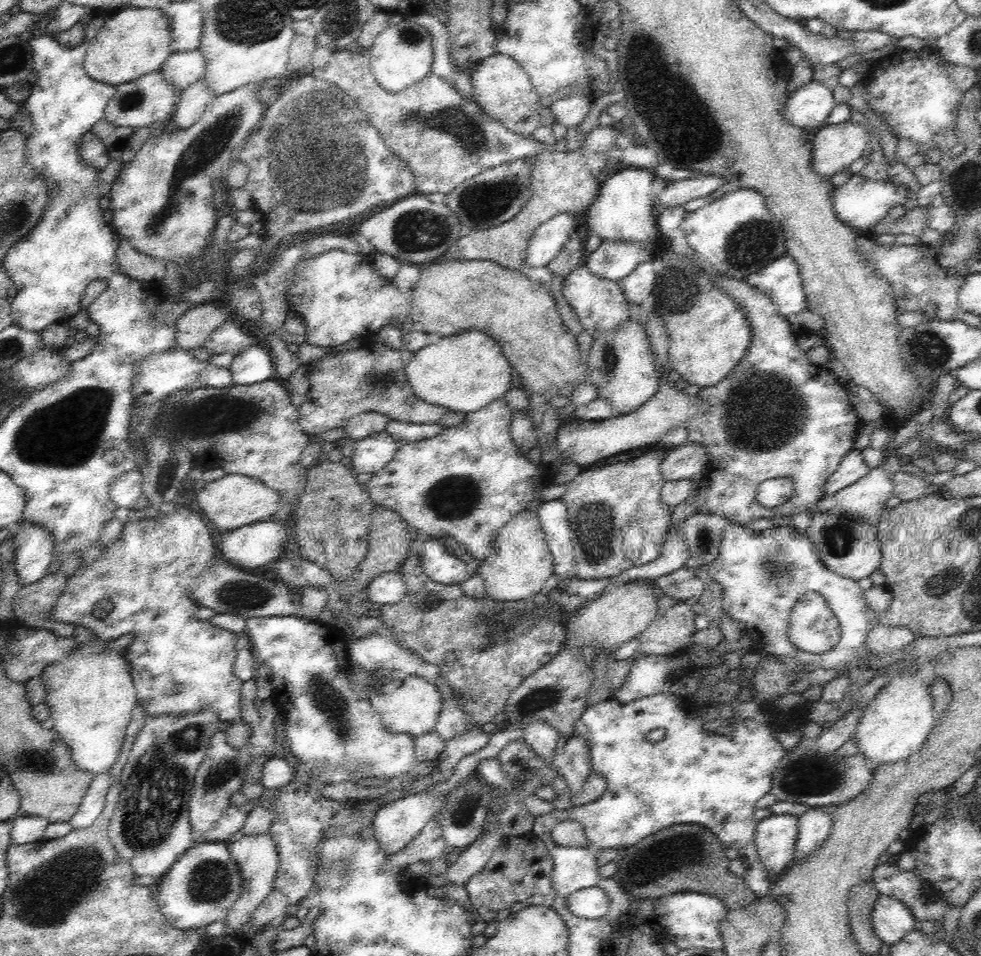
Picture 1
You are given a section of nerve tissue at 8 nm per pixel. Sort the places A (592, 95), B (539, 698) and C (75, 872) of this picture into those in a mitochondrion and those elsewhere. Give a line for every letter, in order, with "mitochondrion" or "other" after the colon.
A: other
B: mitochondrion
C: mitochondrion

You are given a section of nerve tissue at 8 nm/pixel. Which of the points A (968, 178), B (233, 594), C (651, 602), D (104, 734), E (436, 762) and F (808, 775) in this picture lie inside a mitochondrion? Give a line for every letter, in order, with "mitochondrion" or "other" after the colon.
A: mitochondrion
B: mitochondrion
C: other
D: other
E: other
F: mitochondrion

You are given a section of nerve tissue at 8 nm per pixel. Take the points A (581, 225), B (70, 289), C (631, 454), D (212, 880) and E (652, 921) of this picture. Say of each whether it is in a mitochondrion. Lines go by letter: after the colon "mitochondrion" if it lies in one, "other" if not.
A: other
B: other
C: other
D: mitochondrion
E: other

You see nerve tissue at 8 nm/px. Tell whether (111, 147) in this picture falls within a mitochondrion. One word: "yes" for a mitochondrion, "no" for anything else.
no

